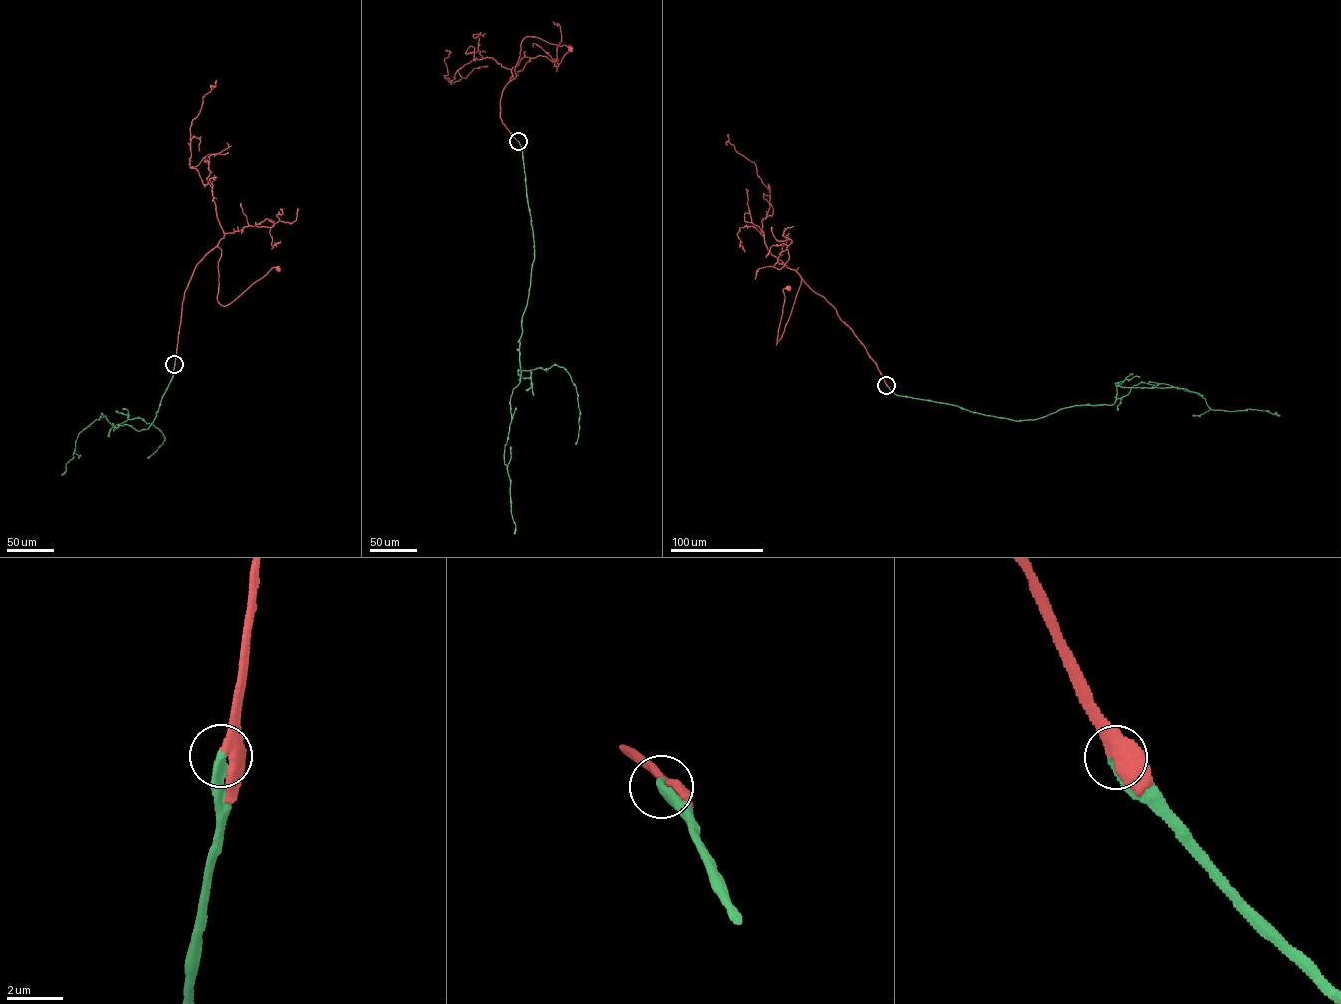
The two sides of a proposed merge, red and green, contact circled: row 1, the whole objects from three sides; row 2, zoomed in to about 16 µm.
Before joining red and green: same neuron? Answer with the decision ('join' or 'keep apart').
join

